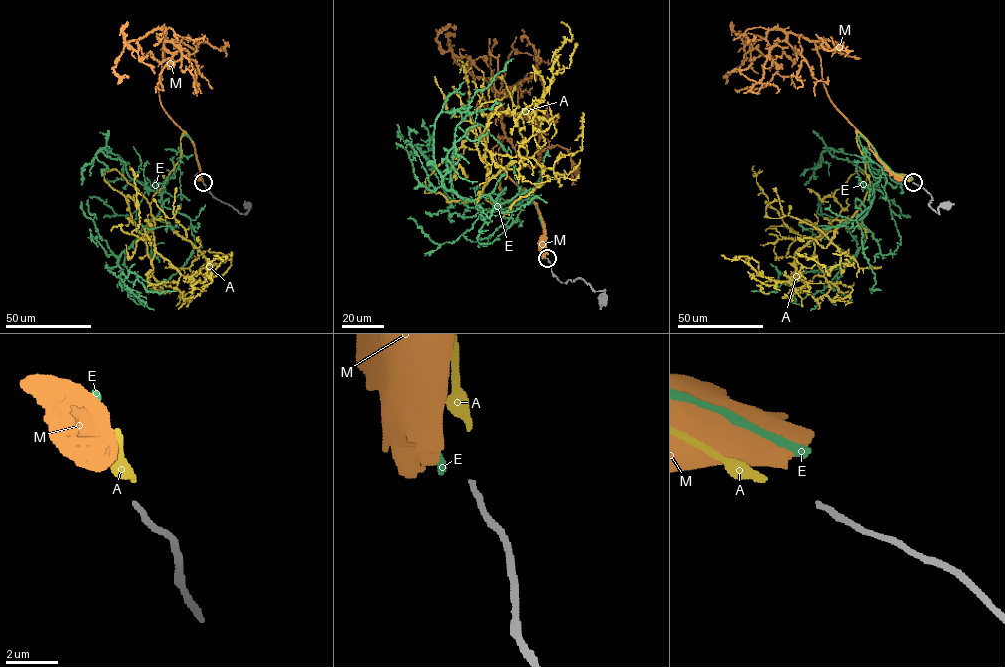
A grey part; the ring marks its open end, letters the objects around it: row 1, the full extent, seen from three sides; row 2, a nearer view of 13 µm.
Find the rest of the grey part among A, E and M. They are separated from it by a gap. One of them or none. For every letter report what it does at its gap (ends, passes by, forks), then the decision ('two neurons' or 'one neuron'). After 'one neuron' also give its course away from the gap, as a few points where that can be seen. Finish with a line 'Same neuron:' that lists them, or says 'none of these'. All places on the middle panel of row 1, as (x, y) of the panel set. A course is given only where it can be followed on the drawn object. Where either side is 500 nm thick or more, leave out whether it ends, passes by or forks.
A: it ends there; one neuron; it runs (547, 254), (525, 189), (494, 205), (483, 187), (487, 117), (535, 106), (555, 51), (571, 40), (561, 22)
E: it ends there; two neurons
M: two neurons
Same neuron: A

